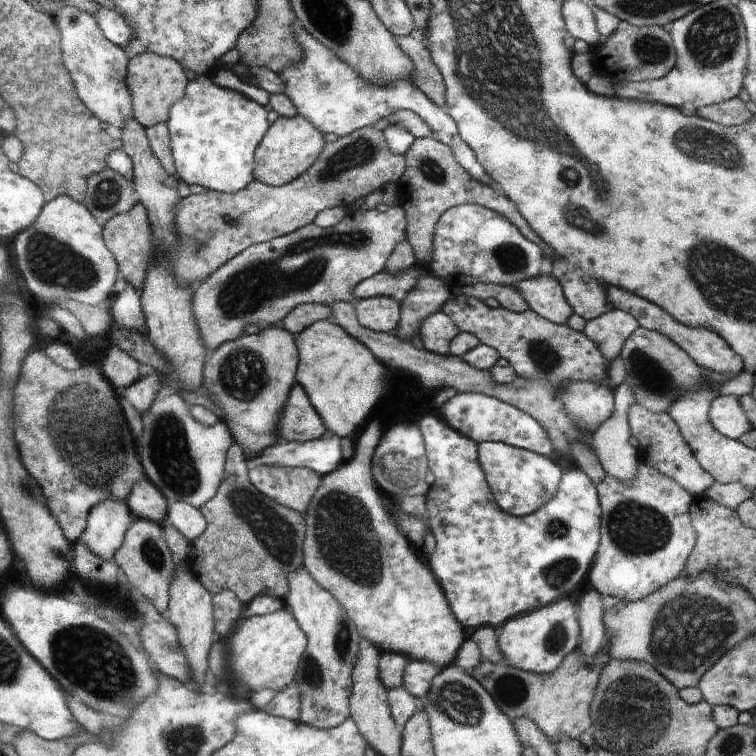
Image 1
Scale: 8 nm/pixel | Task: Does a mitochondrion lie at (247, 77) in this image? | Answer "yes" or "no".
no

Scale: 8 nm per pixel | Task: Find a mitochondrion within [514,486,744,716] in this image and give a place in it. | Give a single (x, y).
(690, 629)

